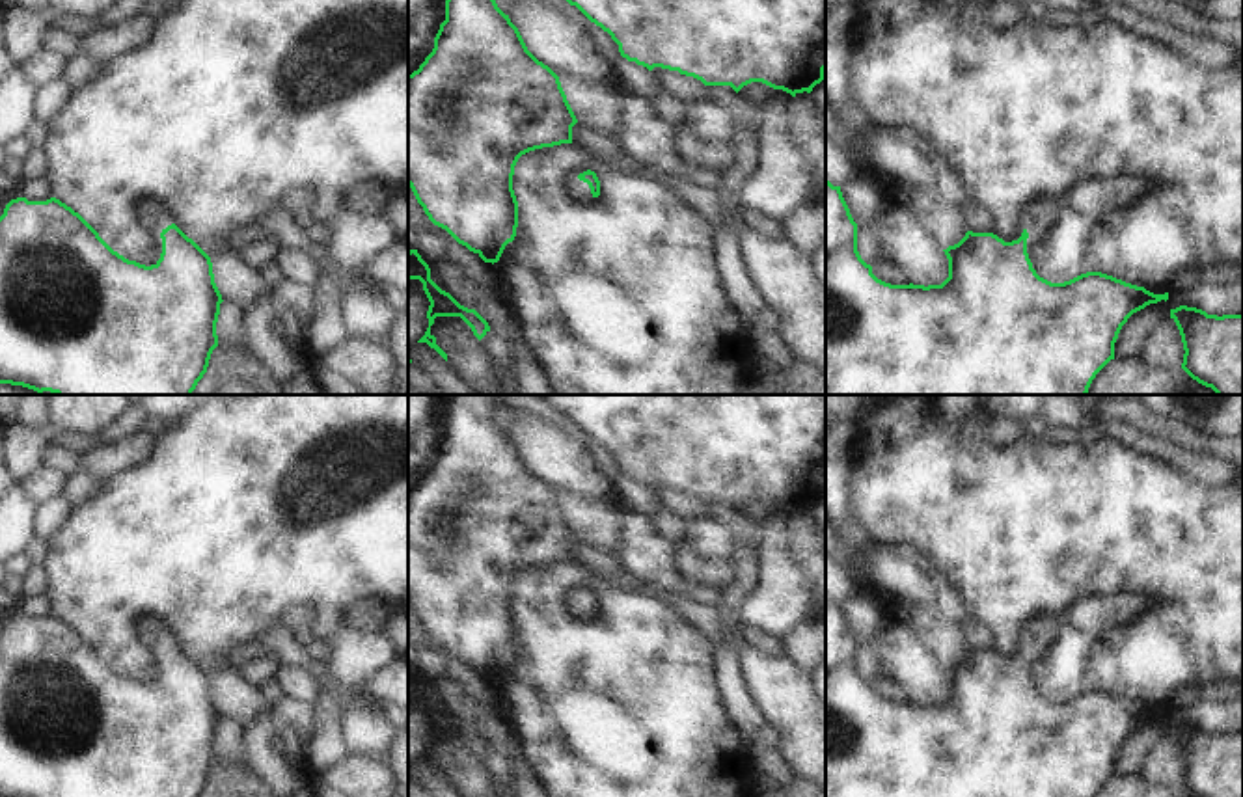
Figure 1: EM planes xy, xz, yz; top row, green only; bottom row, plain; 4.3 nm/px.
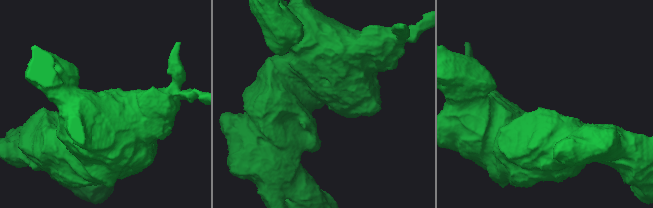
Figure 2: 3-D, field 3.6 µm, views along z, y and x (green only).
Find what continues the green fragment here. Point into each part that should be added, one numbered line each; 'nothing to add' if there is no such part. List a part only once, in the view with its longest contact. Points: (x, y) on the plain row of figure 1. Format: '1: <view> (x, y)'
1: xz (578, 606)

